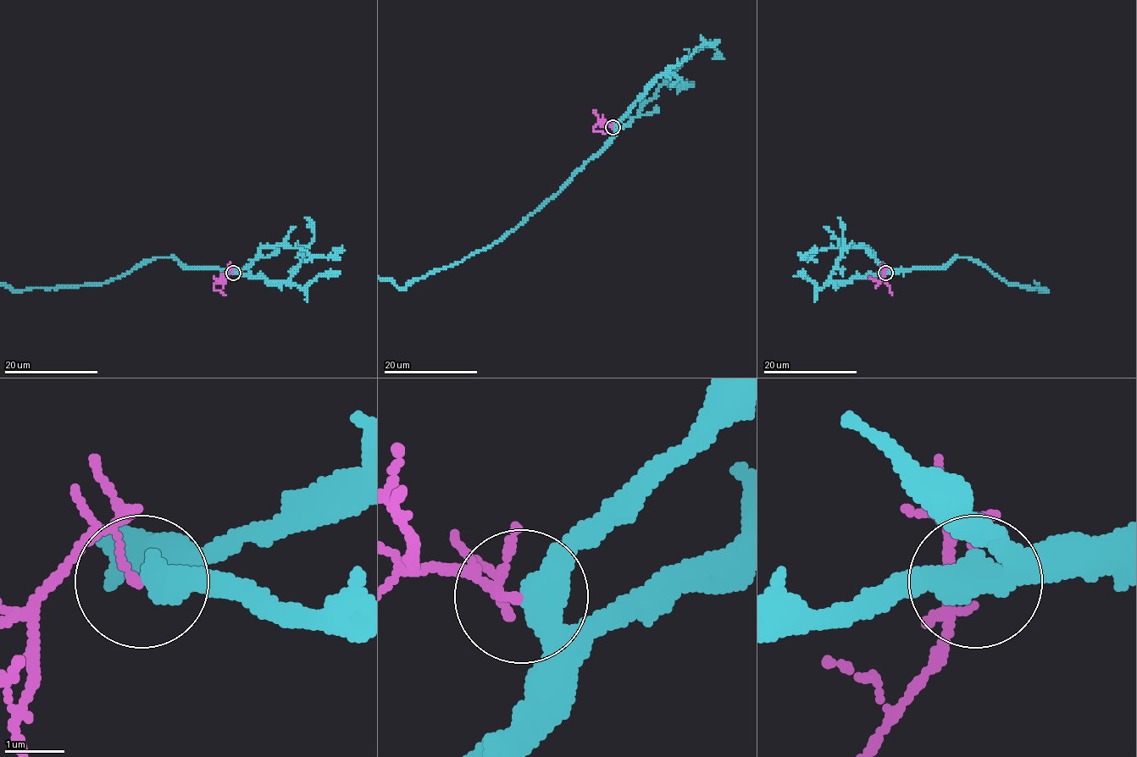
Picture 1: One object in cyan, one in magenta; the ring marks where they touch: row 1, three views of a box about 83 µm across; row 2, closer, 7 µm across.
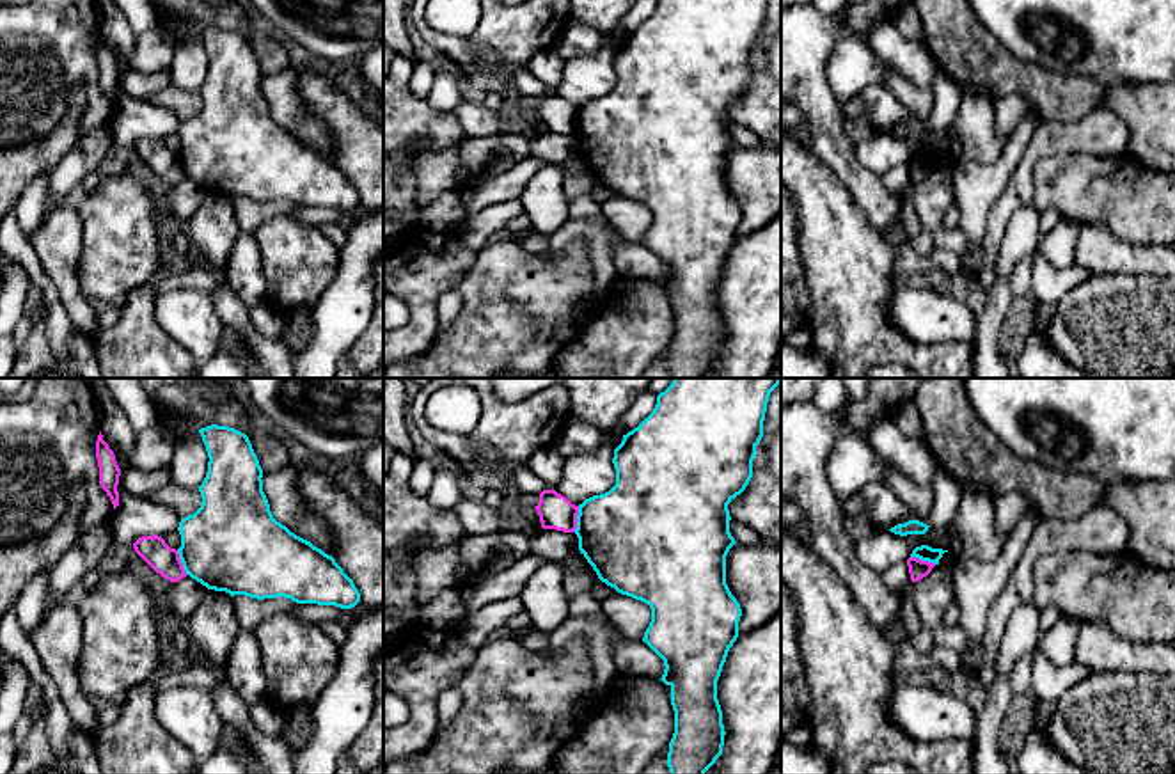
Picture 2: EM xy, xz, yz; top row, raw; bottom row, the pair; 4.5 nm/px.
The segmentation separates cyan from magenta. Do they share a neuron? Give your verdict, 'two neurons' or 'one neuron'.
two neurons

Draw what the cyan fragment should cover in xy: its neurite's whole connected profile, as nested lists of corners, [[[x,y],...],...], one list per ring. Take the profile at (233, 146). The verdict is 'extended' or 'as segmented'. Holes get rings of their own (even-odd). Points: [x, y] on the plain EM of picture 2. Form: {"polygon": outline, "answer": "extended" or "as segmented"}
{"polygon": [[[211,27],[199,32],[208,53],[208,75],[199,89],[201,110],[179,124],[179,162],[186,178],[208,192],[231,199],[291,201],[296,206],[351,211],[360,204],[353,183],[335,162],[277,124],[263,94],[263,71],[248,39],[234,30]]], "answer": "as segmented"}

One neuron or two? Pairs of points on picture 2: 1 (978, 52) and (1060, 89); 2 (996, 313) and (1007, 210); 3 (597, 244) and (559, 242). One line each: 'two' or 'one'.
1: one
2: two
3: one

